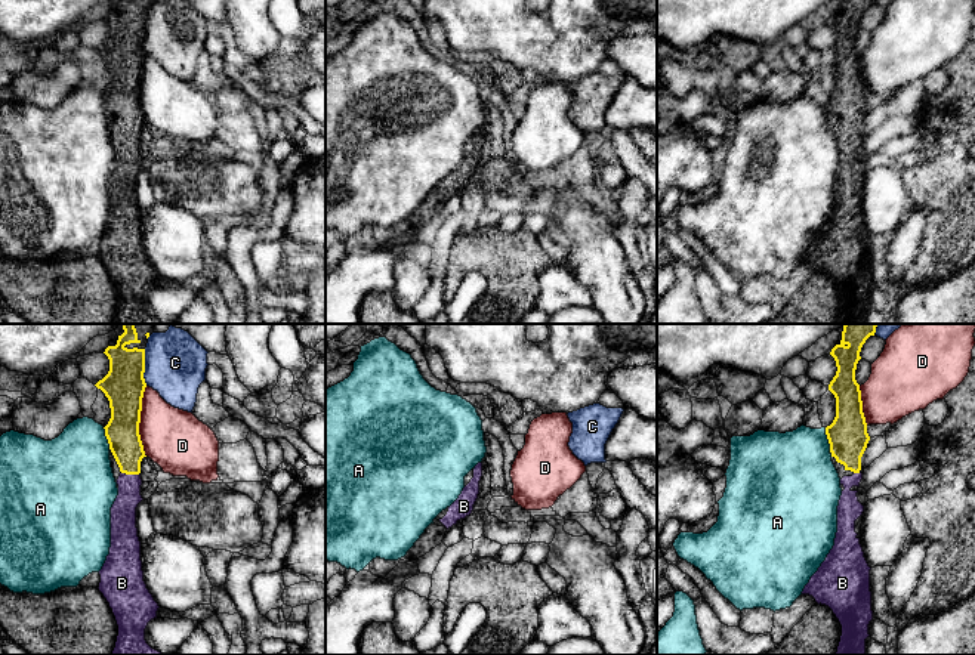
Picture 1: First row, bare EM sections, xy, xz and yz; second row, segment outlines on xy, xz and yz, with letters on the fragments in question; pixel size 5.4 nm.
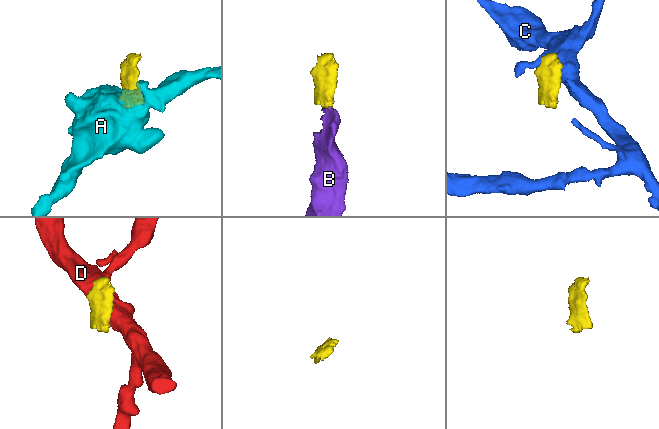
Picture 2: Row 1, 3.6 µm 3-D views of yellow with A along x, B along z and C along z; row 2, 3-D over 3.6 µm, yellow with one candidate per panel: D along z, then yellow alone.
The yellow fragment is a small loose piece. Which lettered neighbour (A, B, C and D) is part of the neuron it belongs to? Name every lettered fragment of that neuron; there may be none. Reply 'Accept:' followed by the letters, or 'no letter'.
Accept: B

